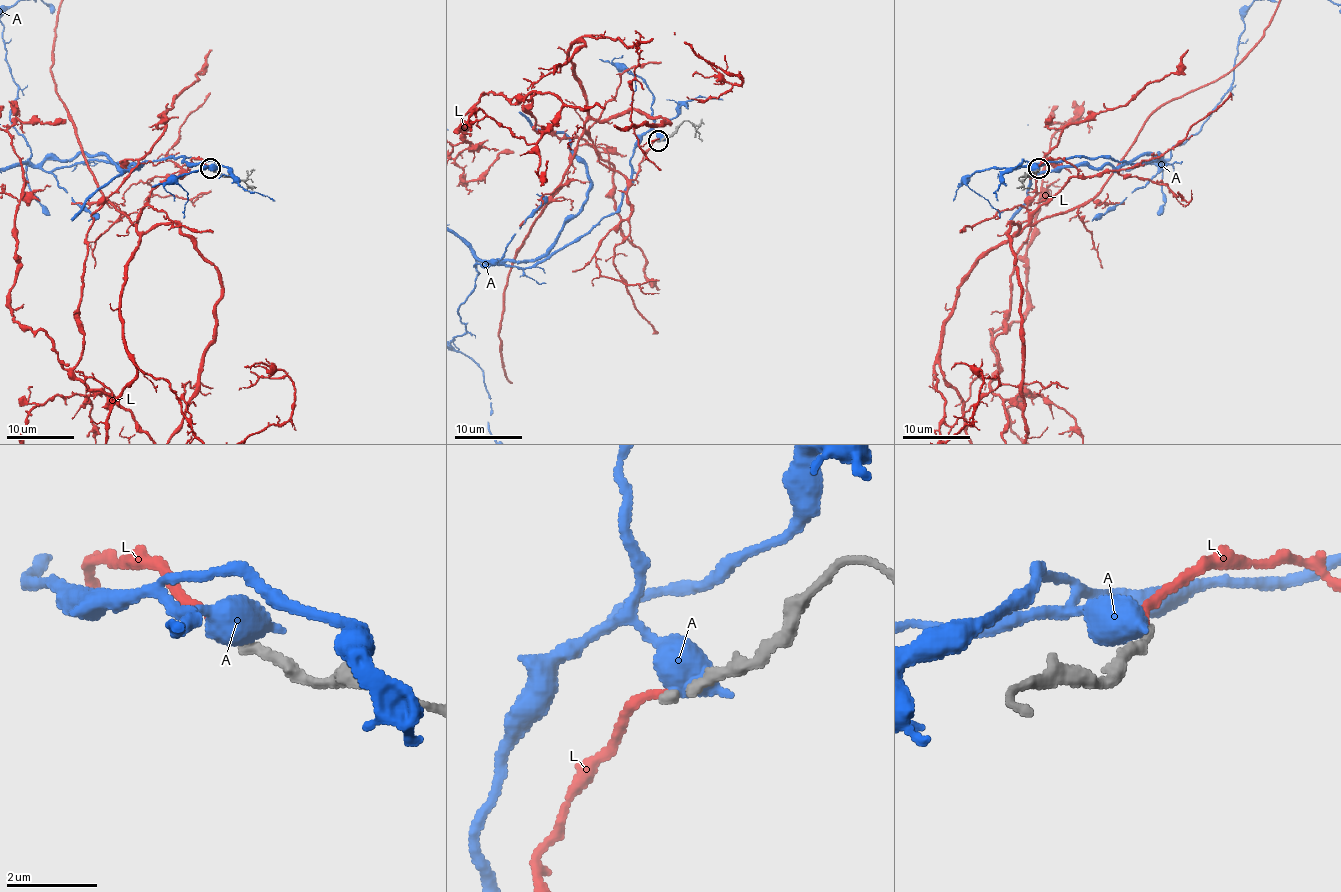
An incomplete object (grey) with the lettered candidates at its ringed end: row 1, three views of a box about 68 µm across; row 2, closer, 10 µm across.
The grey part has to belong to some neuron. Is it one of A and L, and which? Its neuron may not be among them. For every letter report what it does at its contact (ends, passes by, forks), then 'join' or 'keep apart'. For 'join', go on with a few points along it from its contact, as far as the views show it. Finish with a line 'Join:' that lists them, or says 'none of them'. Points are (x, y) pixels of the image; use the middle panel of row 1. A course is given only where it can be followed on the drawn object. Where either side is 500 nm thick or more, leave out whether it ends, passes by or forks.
A: keep apart
L: it ends | keep apart
Join: none of them

